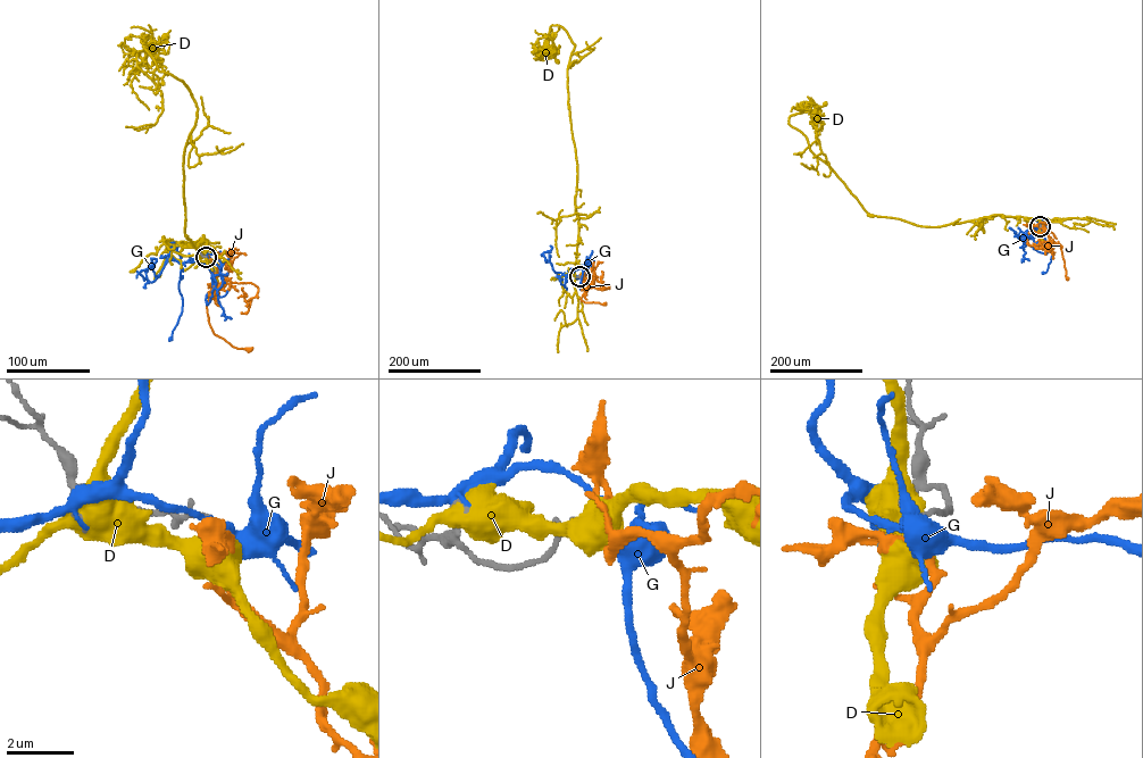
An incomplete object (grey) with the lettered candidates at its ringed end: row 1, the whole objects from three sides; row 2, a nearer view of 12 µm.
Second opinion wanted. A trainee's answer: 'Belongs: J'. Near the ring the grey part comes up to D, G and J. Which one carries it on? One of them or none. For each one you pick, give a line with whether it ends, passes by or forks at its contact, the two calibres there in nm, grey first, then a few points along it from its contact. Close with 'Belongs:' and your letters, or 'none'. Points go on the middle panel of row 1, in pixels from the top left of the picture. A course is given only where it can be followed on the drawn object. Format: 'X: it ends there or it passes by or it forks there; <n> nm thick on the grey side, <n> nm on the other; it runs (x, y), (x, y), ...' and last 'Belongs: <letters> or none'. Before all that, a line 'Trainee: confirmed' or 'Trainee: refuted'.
Trainee: confirmed
J: it passes by; 190 nm thick on the grey side, 200 nm on the other; it runs (580, 276), (585, 277), (586, 288), (581, 301), (605, 303)
Belongs: J

